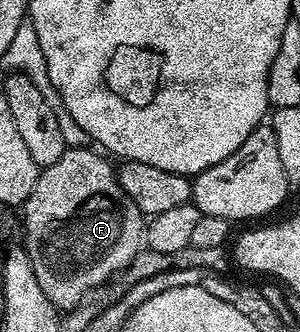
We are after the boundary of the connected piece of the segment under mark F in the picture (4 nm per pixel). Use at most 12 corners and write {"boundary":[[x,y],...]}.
{"boundary":[[92,147],[41,168],[23,248],[75,309],[142,248],[146,218]]}

